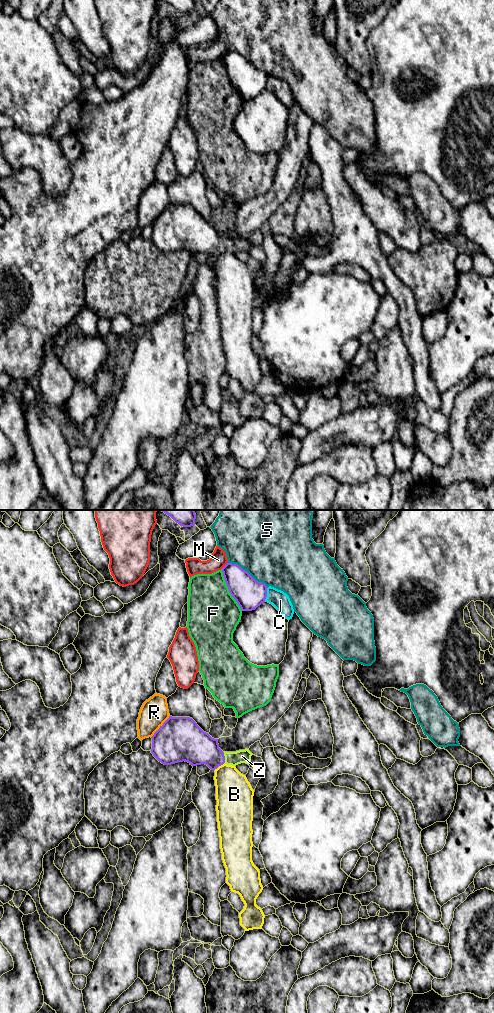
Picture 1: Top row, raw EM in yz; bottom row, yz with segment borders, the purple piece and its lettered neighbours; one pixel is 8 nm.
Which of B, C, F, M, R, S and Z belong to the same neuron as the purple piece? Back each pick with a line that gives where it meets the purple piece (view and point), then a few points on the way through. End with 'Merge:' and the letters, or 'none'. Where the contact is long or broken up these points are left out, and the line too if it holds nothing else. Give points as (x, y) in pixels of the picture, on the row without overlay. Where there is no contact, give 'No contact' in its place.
Z: Touches purple at yz (224, 245)
Merge: Z

